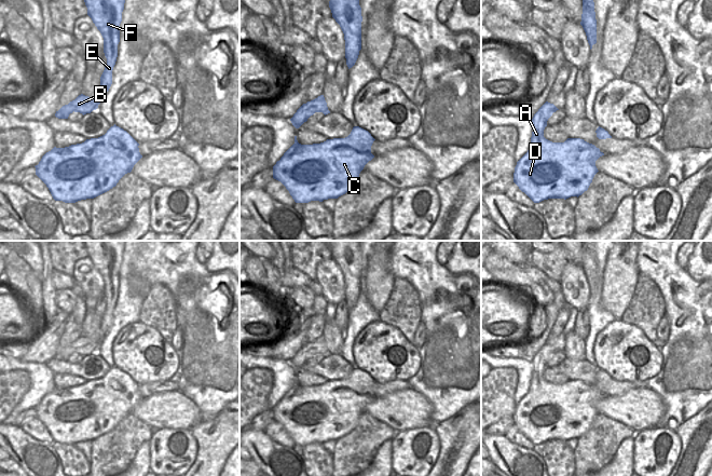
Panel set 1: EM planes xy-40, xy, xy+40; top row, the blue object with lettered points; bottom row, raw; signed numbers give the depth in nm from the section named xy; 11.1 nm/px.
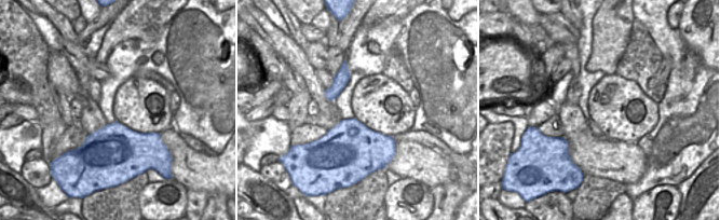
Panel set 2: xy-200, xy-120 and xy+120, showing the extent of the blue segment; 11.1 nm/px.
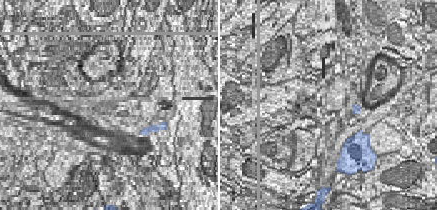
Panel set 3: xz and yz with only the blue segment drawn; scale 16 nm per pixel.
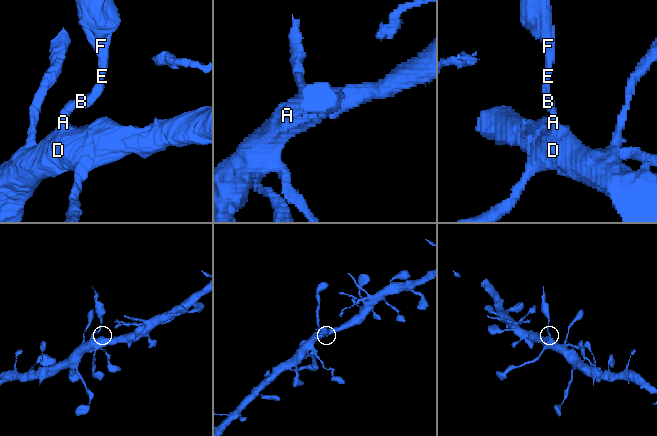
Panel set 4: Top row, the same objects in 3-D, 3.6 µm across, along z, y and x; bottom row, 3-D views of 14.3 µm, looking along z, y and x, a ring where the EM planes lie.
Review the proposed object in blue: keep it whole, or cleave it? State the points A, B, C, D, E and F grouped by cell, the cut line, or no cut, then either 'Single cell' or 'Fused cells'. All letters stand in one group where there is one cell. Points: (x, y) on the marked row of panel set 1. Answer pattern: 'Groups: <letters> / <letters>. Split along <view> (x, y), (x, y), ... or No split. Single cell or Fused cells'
Groups: A C D / B E F. Split along xy (305, 104), (310, 104), (315, 111). Fused cells

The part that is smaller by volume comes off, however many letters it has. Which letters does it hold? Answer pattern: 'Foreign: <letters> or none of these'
Foreign: B, E, F

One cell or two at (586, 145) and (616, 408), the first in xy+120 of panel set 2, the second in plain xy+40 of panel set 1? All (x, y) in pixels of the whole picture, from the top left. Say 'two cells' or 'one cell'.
one cell

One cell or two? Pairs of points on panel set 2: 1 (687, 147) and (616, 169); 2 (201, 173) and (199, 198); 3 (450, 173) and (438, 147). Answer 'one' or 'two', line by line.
1: two
2: two
3: two

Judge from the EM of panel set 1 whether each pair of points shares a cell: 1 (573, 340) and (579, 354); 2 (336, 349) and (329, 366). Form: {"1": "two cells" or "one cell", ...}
{"1": "one cell", "2": "two cells"}

